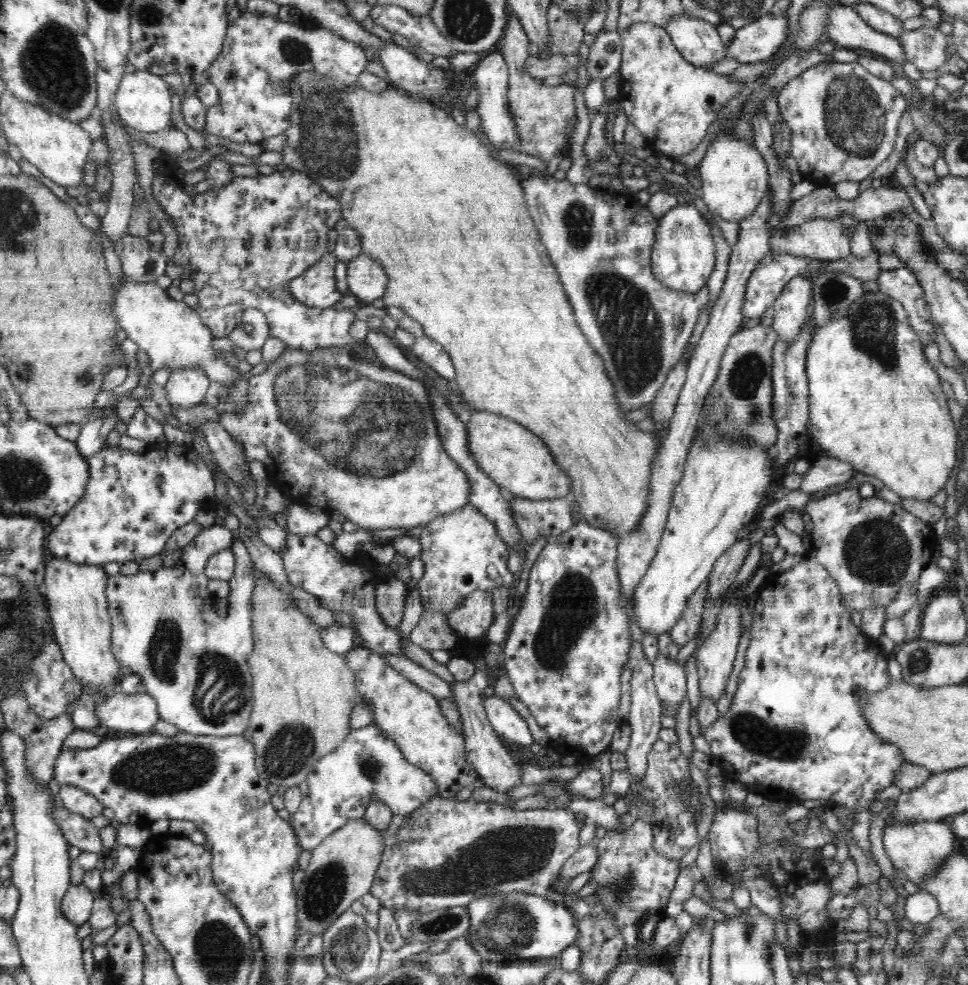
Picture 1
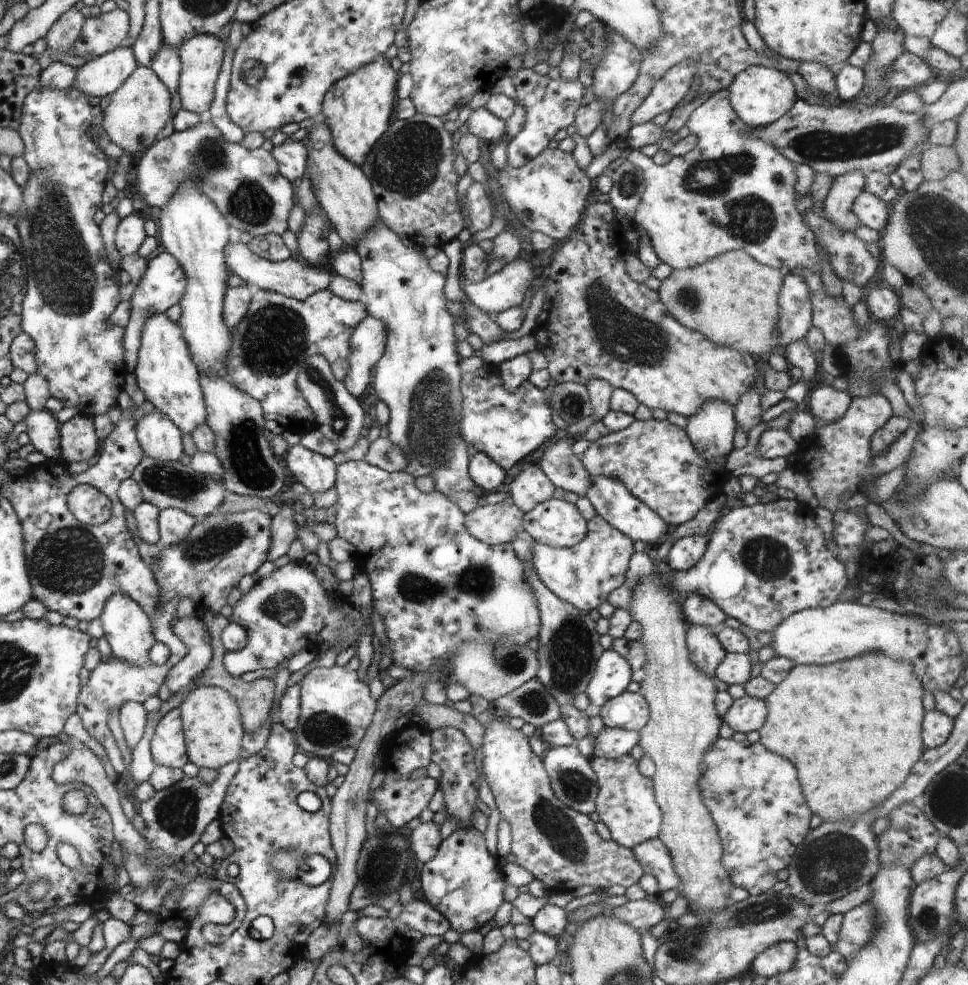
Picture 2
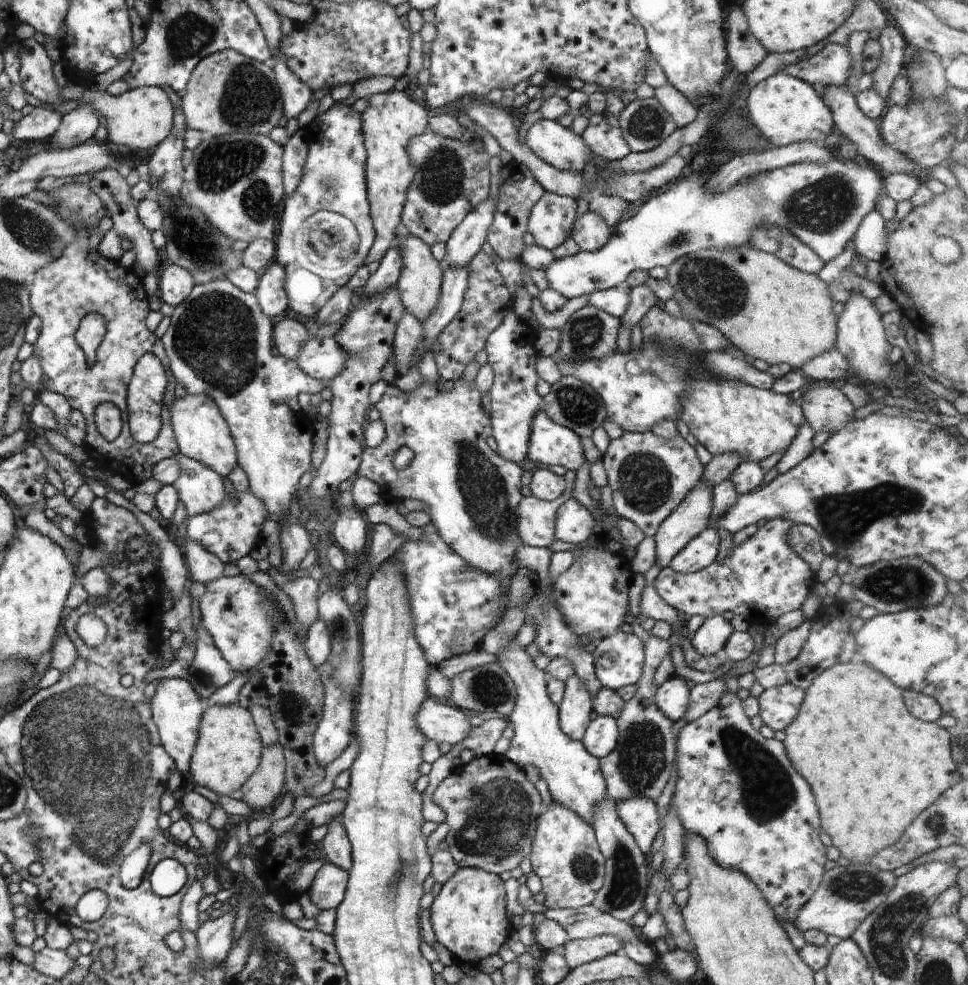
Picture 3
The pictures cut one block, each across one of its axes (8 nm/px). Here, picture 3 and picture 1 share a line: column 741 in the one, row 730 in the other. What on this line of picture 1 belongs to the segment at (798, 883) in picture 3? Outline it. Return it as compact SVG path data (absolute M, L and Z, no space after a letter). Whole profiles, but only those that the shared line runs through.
M806 555L790 570L779 572L772 586L764 586L760 589L756 593L751 621L752 631L749 646L745 654L744 669L739 677L738 690L732 700L732 706L730 706L730 710L724 716L719 716L714 726L704 730L702 736L710 744L714 764L718 765L724 776L733 782L742 782L746 788L752 788L752 790L754 788L764 788L764 786L772 790L786 790L786 792L792 793L793 797L800 798L801 800L832 799L836 806L846 806L855 810L856 818L854 818L854 825L848 833L855 839L856 845L866 850L866 852L870 852L870 838L868 834L870 834L873 815L872 811L870 811L870 804L876 800L878 792L893 784L895 772L906 760L904 755L900 753L900 749L880 739L870 725L868 725L868 720L864 719L864 711L860 707L860 698L866 698L868 693L886 690L890 686L892 679L887 668L888 658L884 658L878 651L878 648L874 648L872 640L852 623L849 609L843 605L841 598L840 589L836 581L829 575L824 565L821 565L809 555Z

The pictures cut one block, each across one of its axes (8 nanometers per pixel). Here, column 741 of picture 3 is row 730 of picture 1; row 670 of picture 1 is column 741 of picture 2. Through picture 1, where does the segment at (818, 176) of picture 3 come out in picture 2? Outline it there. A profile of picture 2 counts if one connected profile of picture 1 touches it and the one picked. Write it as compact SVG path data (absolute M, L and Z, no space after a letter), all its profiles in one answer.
M724 89L711 94L708 100L692 112L686 122L686 127L690 134L697 136L697 144L685 156L673 157L670 162L664 165L654 164L651 158L644 156L638 149L632 149L626 157L626 162L629 161L632 166L636 166L642 173L642 176L644 176L644 193L632 220L634 223L632 230L636 232L642 230L647 235L647 238L650 238L650 244L661 262L668 264L672 269L686 269L709 262L716 256L720 256L726 252L740 250L746 252L746 254L754 258L758 263L770 266L770 268L776 268L776 270L781 269L783 266L786 266L789 271L794 270L794 268L810 268L812 272L821 274L822 266L820 266L820 258L818 258L818 252L816 251L816 236L812 232L812 228L804 222L804 216L800 216L800 212L796 208L796 199L794 199L796 165L790 162L788 158L784 158L772 144L764 142L762 138L752 138L752 130L754 128L747 126L736 116L736 112L734 112L732 106L730 106L730 102L728 102L728 90Z

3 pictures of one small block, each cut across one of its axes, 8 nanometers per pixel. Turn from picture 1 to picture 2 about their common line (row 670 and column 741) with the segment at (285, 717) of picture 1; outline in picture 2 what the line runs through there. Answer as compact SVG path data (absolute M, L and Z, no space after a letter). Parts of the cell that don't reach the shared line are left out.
M734 250L686 269L674 269L657 291L668 313L685 328L700 332L707 340L748 352L757 359L768 357L778 345L778 294L783 284L779 270L758 263L746 252Z

